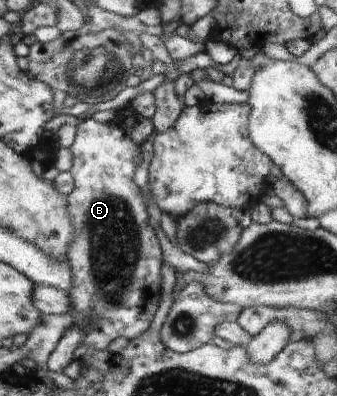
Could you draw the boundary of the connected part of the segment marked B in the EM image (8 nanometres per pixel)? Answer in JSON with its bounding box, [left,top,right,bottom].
[47,115,163,373]

